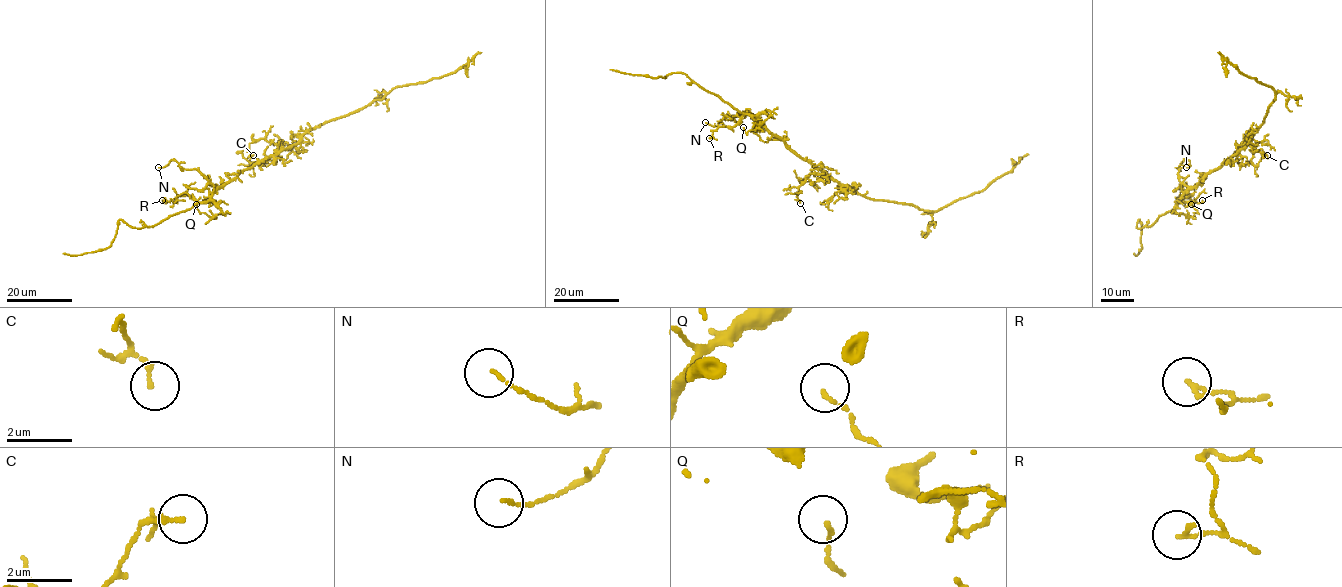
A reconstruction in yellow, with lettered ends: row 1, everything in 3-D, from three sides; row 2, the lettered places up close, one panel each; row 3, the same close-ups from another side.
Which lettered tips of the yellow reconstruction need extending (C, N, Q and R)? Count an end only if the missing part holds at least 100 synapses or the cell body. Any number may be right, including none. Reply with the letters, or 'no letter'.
no letter

